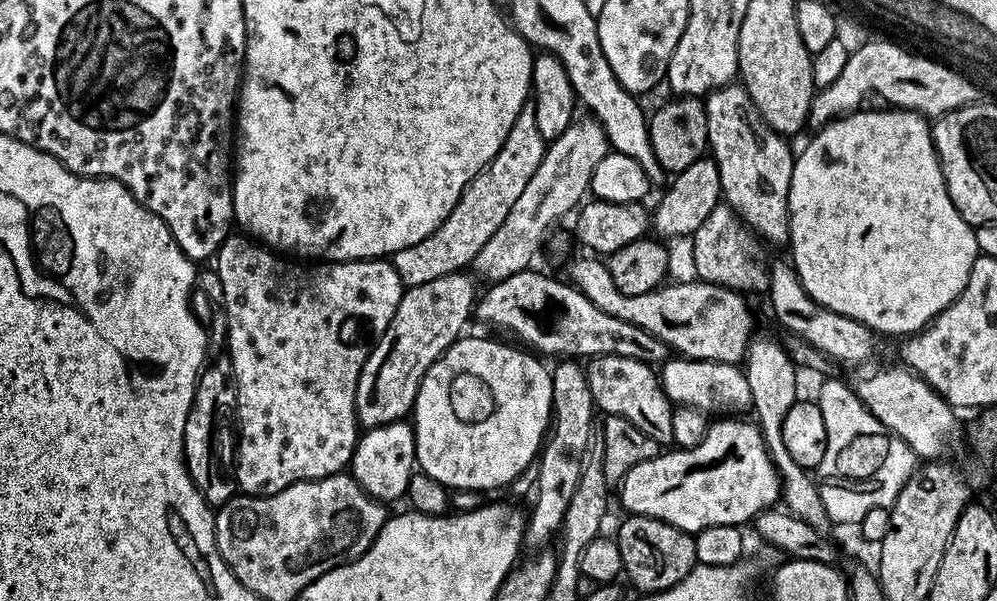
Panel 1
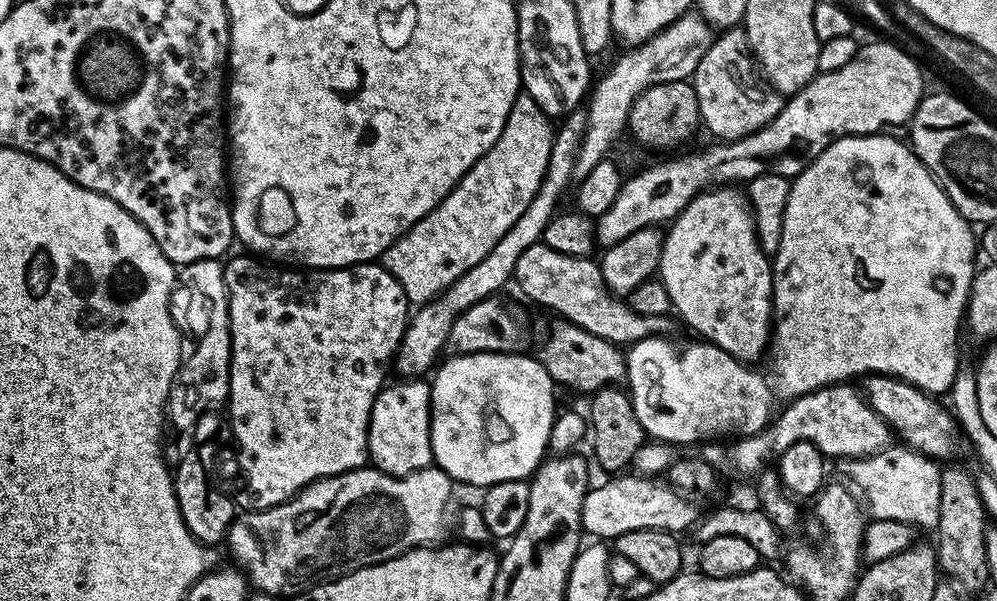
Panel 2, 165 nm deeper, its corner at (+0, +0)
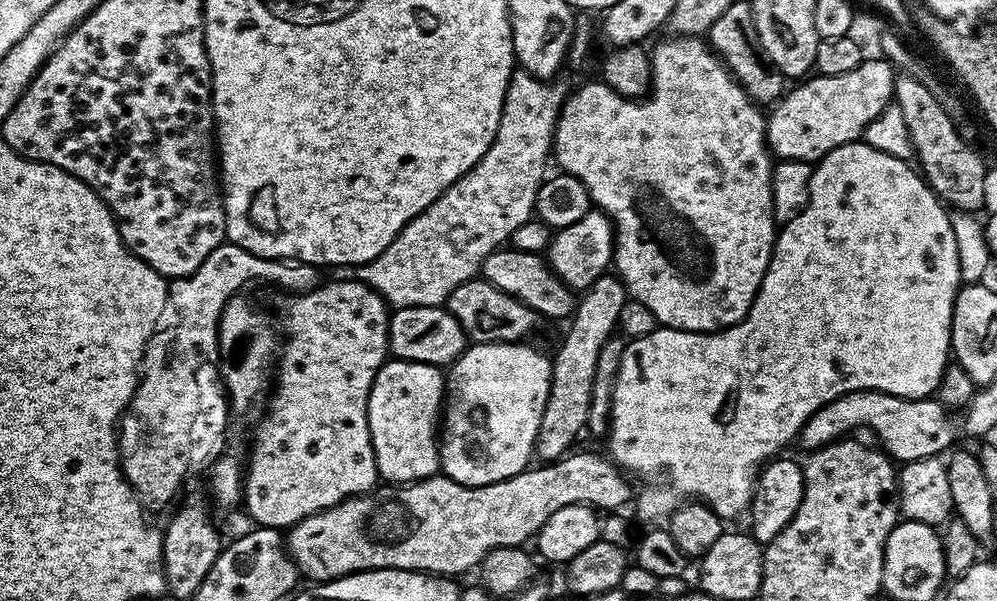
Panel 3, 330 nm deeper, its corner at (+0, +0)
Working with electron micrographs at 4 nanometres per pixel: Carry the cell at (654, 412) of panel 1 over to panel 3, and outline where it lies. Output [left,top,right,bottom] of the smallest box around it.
[446,278,538,344]

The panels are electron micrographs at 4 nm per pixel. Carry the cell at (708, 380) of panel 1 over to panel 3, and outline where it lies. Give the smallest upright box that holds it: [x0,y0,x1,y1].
[606,142,962,518]

